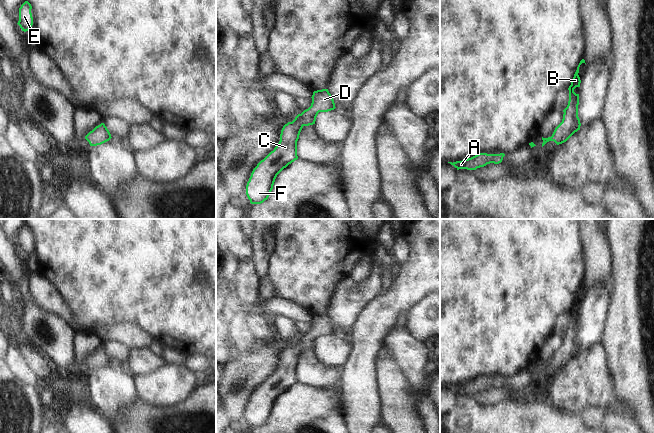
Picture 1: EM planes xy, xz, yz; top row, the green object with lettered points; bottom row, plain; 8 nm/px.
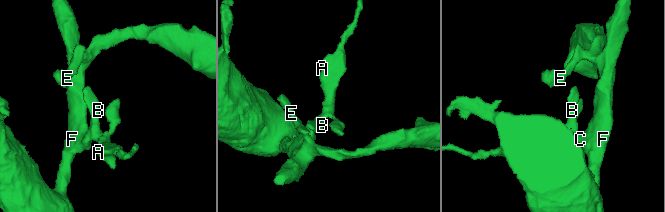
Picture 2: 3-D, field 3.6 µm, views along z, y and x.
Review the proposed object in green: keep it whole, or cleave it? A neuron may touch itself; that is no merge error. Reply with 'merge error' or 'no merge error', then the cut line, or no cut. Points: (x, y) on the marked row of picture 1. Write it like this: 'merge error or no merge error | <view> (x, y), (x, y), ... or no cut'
no merge error | no cut

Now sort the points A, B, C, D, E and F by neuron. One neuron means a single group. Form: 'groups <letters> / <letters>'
groups A B C D E F

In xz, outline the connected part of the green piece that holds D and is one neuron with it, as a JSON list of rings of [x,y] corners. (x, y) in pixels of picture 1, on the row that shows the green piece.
[[[328,89],[314,91],[311,98],[311,106],[283,126],[278,145],[253,169],[246,185],[246,195],[251,204],[267,200],[277,175],[298,159],[297,141],[302,128],[315,124],[319,112],[336,108]]]

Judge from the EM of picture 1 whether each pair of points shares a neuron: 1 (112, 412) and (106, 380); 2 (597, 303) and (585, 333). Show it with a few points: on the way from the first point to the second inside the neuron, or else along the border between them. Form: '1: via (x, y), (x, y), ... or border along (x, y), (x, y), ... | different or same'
1: via (112, 404), (112, 388) | same
2: via (594, 310), (591, 326) | same

